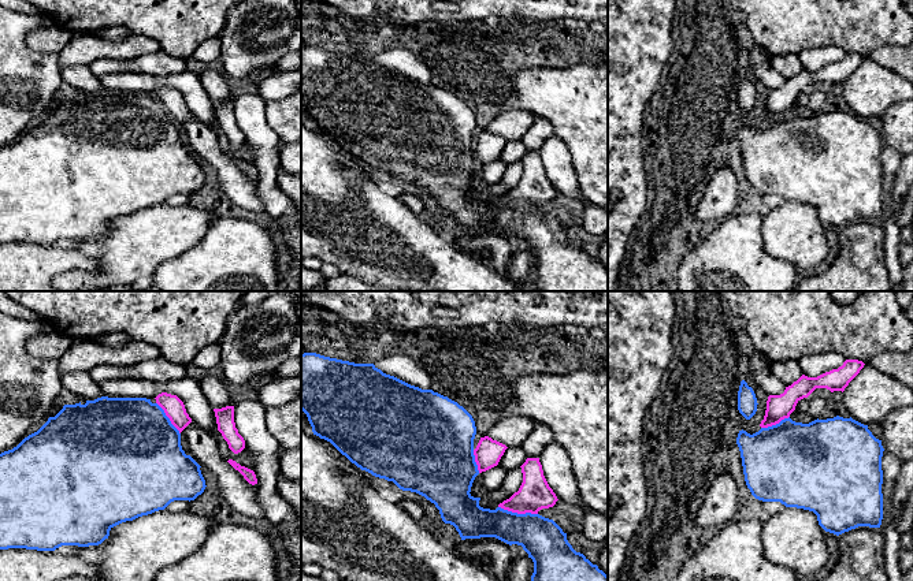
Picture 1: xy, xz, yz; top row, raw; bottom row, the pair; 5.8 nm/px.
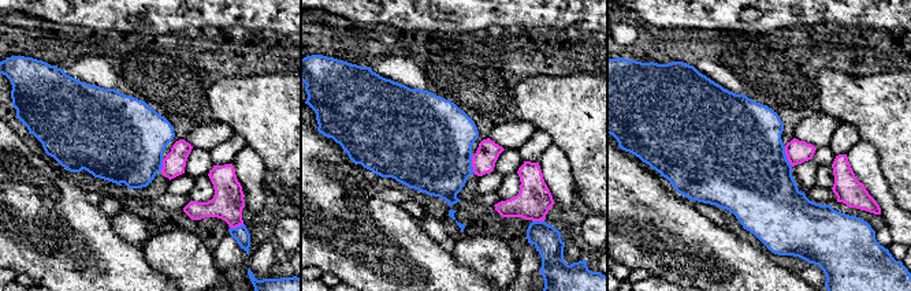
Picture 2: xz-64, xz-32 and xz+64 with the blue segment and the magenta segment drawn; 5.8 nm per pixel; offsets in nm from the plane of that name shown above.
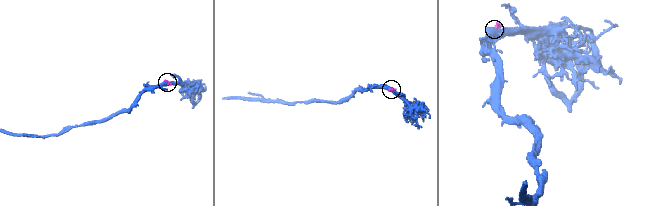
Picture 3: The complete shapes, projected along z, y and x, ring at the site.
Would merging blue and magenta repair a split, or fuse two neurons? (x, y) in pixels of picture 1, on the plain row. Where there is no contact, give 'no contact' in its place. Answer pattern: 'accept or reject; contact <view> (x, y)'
accept; contact xz (516, 207)

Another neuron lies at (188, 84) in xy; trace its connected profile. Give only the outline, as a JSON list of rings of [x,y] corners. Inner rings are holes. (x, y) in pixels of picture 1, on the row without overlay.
[[[185,70],[178,74],[153,75],[146,72],[108,72],[99,78],[103,90],[146,92],[159,87],[177,89],[185,98],[186,107],[200,122],[211,127],[218,123],[214,101],[203,87],[198,74]]]

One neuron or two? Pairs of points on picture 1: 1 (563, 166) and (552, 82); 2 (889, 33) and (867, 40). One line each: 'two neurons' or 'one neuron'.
1: two neurons
2: one neuron

